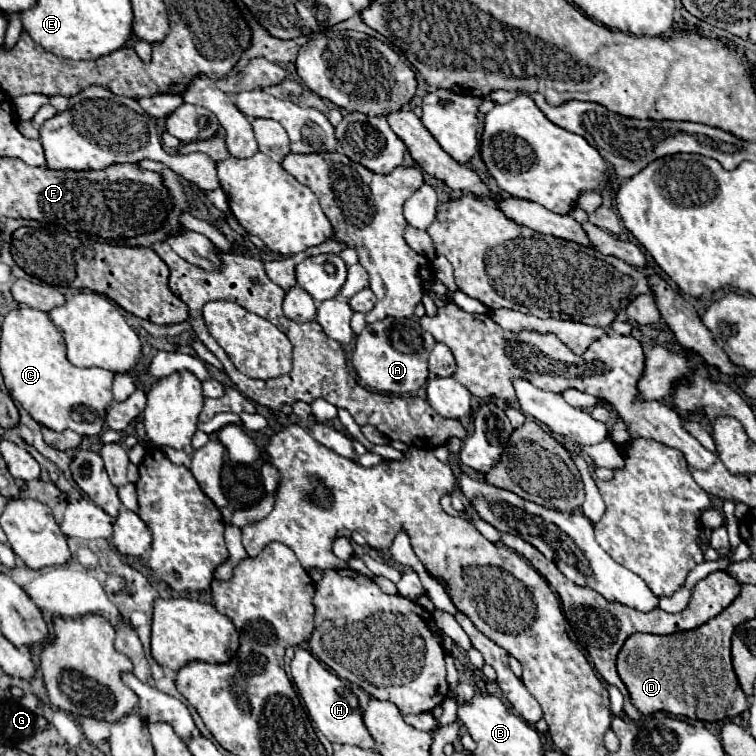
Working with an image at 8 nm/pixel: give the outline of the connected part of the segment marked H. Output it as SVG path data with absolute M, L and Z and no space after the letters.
M297 648L295 650L295 658L291 660L291 676L293 676L293 684L297 686L309 716L315 720L317 728L335 744L357 744L361 748L373 748L375 740L369 734L369 730L363 724L363 710L367 708L369 702L369 694L357 686L351 684L343 678L339 678L337 674L333 674L331 670L327 670L309 650L305 648Z

